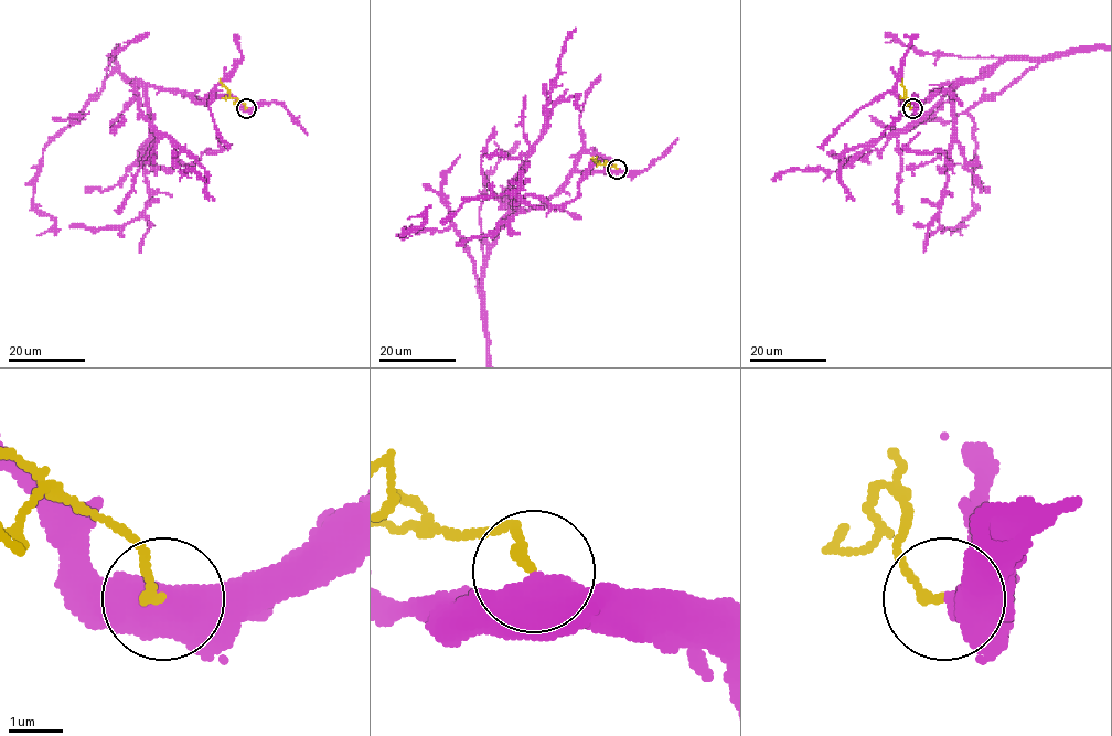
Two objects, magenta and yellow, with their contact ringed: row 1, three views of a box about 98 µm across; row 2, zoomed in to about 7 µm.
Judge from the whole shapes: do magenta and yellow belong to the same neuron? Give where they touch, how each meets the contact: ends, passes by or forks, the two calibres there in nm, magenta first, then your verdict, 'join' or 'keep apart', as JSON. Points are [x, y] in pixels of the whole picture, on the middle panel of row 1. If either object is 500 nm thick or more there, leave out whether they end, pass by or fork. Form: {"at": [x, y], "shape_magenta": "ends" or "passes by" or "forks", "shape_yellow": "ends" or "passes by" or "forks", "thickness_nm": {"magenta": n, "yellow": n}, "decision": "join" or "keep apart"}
{"at": [617, 169], "thickness_nm": {"magenta": 700, "yellow": 150}, "decision": "keep apart"}

